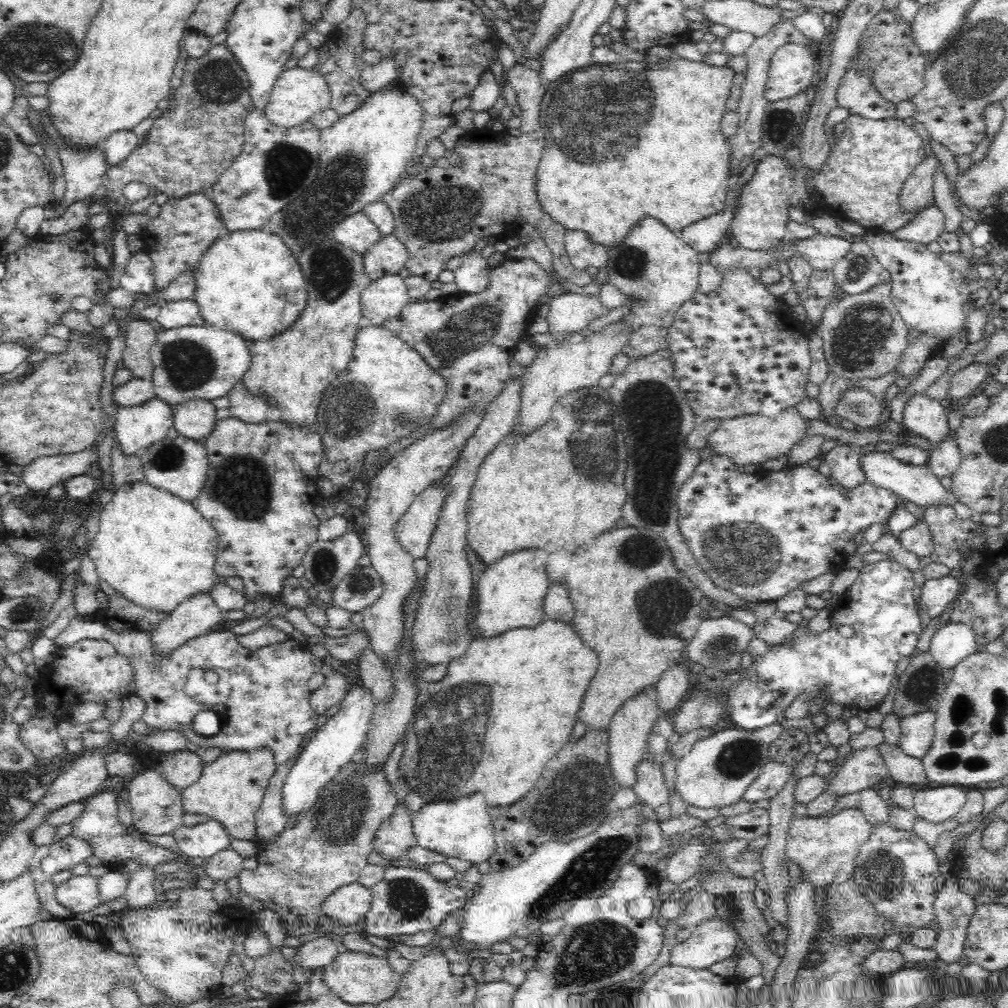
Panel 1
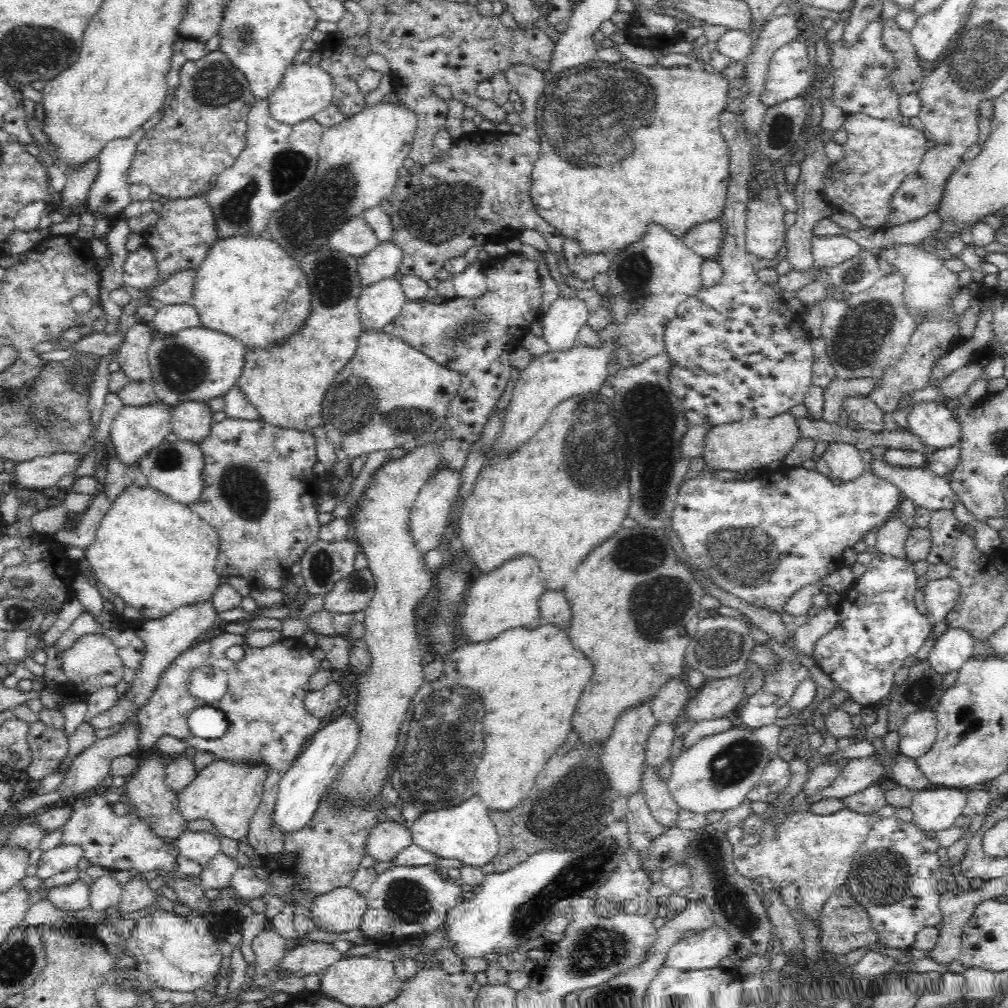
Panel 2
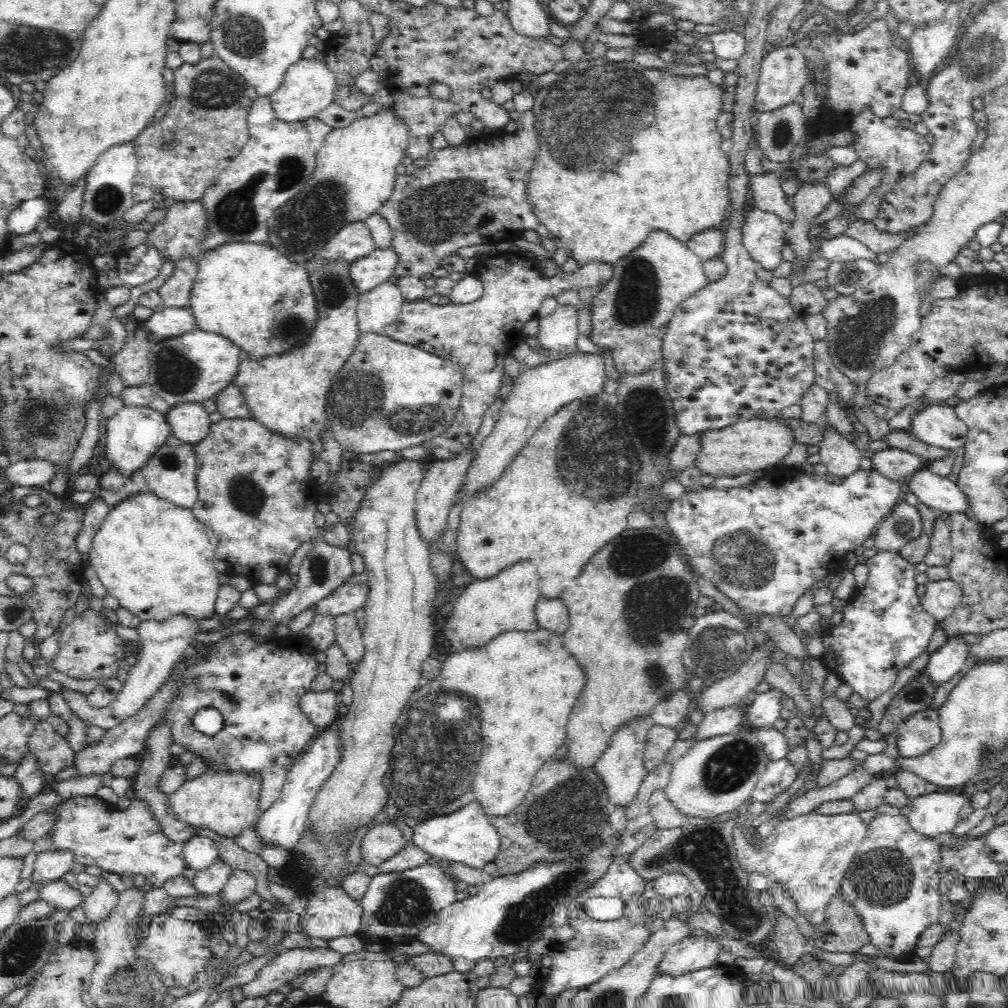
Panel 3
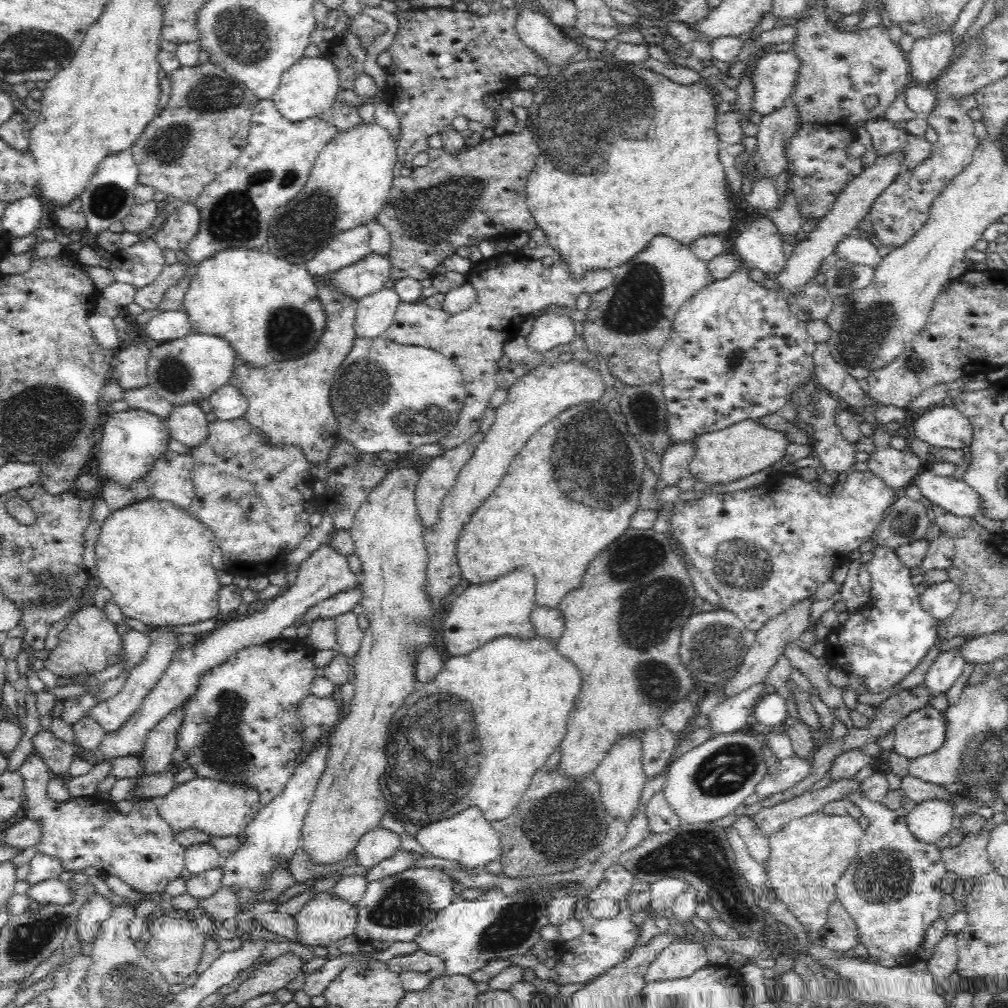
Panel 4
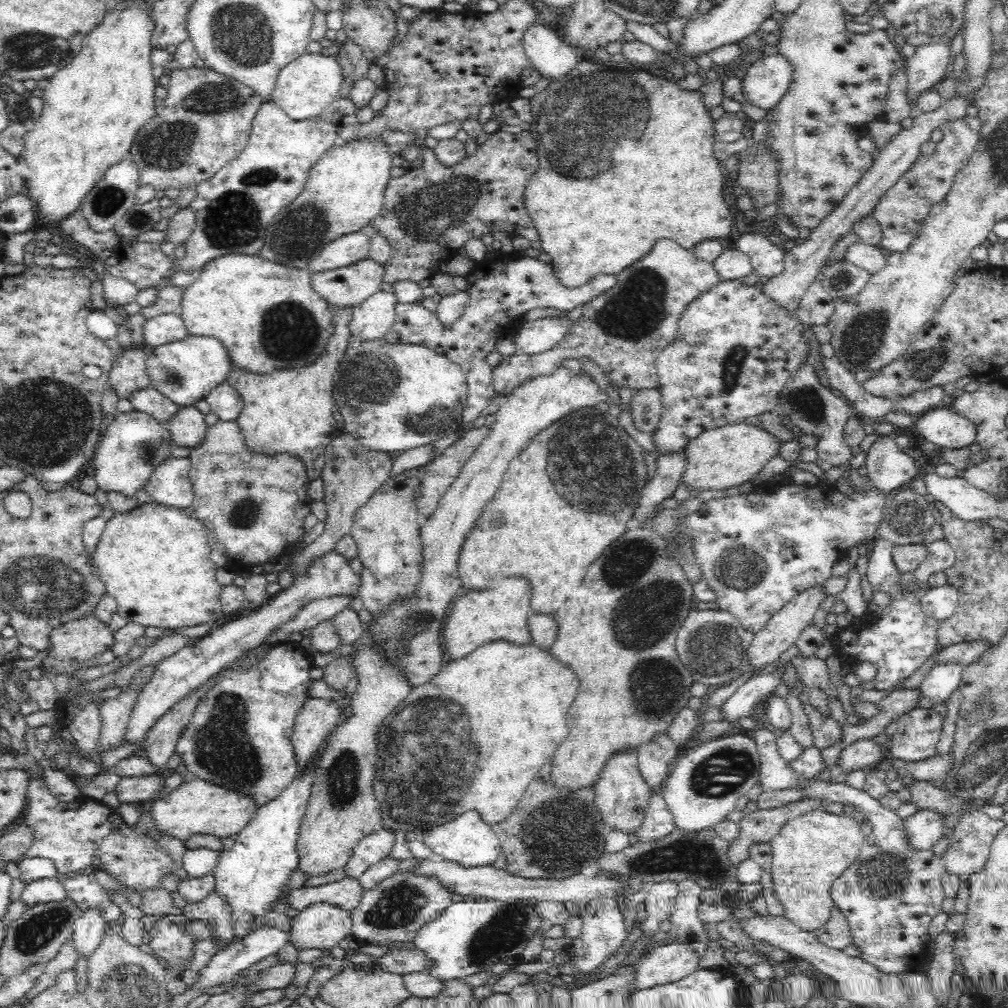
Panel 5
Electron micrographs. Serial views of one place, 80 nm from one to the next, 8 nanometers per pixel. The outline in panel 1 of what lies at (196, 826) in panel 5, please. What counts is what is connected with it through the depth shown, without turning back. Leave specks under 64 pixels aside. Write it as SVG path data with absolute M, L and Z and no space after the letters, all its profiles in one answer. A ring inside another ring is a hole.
M266 747L256 751L228 751L205 765L194 784L182 790L183 810L217 820L232 839L256 842L255 814L275 773L275 756Z

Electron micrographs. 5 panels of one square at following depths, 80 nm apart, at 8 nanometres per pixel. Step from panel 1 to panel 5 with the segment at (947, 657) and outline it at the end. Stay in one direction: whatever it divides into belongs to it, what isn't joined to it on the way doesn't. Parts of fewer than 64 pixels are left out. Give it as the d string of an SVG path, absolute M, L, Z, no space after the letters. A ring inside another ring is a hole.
M936 662L919 687L921 696L933 703L946 703L952 692L961 684L964 667L954 662Z

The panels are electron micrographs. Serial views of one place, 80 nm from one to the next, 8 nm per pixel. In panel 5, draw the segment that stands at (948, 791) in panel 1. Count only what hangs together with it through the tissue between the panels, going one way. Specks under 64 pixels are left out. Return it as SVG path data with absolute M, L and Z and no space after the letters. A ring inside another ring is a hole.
M931 808L918 809L903 820L910 846L918 850L930 850L944 835L946 814Z

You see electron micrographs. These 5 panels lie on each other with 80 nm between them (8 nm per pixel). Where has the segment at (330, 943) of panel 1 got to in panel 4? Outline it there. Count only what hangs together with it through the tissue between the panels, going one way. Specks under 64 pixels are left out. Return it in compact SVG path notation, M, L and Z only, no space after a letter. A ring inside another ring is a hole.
M291 952L284 954L252 972L235 992L224 996L221 1001L228 1006L241 1006L247 1000L276 992L302 973L304 964L302 956Z

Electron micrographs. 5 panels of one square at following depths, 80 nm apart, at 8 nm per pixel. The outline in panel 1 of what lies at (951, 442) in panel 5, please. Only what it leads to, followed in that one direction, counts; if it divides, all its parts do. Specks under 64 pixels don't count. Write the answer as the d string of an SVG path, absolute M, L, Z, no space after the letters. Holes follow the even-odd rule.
M925 392L914 393L906 402L903 412L905 432L929 440L933 445L948 437L947 402L932 399Z

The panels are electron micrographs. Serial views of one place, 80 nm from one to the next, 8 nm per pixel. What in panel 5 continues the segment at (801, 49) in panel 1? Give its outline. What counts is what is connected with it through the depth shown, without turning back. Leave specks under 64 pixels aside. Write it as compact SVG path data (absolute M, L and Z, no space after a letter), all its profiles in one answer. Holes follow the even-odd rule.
M781 55L754 62L741 80L744 101L765 111L773 109L788 92L793 72L790 61Z

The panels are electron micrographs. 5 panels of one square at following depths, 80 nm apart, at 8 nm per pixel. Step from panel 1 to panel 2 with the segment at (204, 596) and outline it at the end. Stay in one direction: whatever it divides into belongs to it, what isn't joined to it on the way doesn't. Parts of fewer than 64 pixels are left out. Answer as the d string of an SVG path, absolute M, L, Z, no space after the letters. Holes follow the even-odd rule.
M211 602L184 604L184 606L176 608L174 612L168 614L168 616L146 621L135 629L137 635L144 641L146 650L139 669L135 672L134 684L132 684L132 688L128 688L126 694L124 694L119 701L116 701L109 710L92 718L92 728L98 730L110 728L110 726L122 722L122 720L128 718L128 716L132 715L134 712L136 713L138 708L143 707L144 704L146 704L146 698L152 694L154 688L158 685L160 675L166 670L166 666L170 666L172 660L174 660L180 652L192 645L192 642L194 642L198 636L202 636L206 630L221 625L218 614L219 612Z

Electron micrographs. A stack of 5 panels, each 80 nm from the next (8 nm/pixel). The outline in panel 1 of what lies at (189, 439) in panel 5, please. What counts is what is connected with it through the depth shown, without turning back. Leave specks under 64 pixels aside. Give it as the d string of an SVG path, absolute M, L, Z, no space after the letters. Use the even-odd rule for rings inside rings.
M191 399L173 406L173 427L186 439L202 441L214 431L217 409L207 399Z

